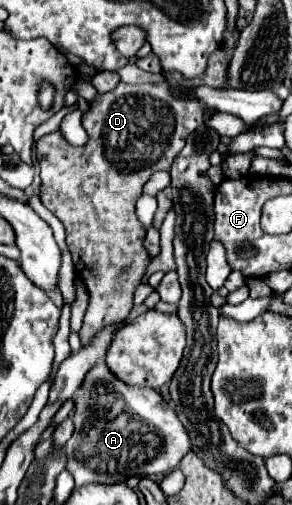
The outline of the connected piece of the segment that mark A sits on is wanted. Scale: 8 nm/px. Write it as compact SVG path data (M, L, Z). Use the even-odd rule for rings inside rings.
M105 362L95 364L79 390L73 396L75 400L75 432L71 440L65 444L65 452L69 456L67 470L75 478L75 486L83 486L89 482L101 482L101 484L113 484L113 482L125 482L131 476L137 474L167 474L175 470L181 462L181 458L191 450L191 438L187 436L187 430L183 428L183 422L175 416L175 410L169 406L169 402L163 402L163 396L153 388L143 386L127 386L125 382L111 376L109 368L105 368Z

